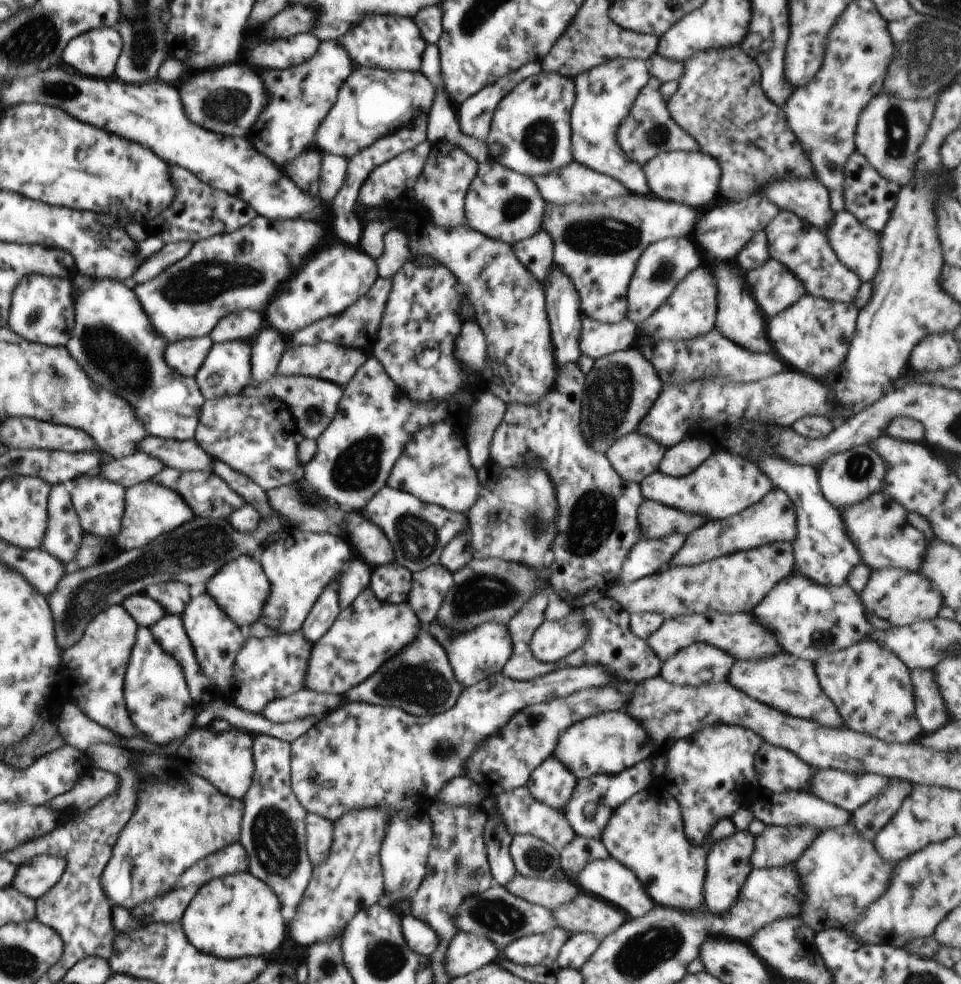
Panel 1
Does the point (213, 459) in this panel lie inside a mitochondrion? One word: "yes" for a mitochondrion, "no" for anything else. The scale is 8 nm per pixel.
no

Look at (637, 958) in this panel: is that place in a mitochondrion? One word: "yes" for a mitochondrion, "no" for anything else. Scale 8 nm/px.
yes

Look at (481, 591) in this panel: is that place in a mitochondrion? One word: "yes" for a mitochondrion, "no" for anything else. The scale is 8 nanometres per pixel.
yes

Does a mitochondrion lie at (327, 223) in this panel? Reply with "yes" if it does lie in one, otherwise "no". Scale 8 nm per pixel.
no

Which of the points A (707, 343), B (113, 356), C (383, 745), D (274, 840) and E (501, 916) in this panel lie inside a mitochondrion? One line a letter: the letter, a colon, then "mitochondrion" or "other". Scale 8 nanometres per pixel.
A: other
B: mitochondrion
C: other
D: mitochondrion
E: mitochondrion

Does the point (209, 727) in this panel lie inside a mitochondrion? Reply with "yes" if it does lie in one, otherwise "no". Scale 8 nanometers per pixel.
no

